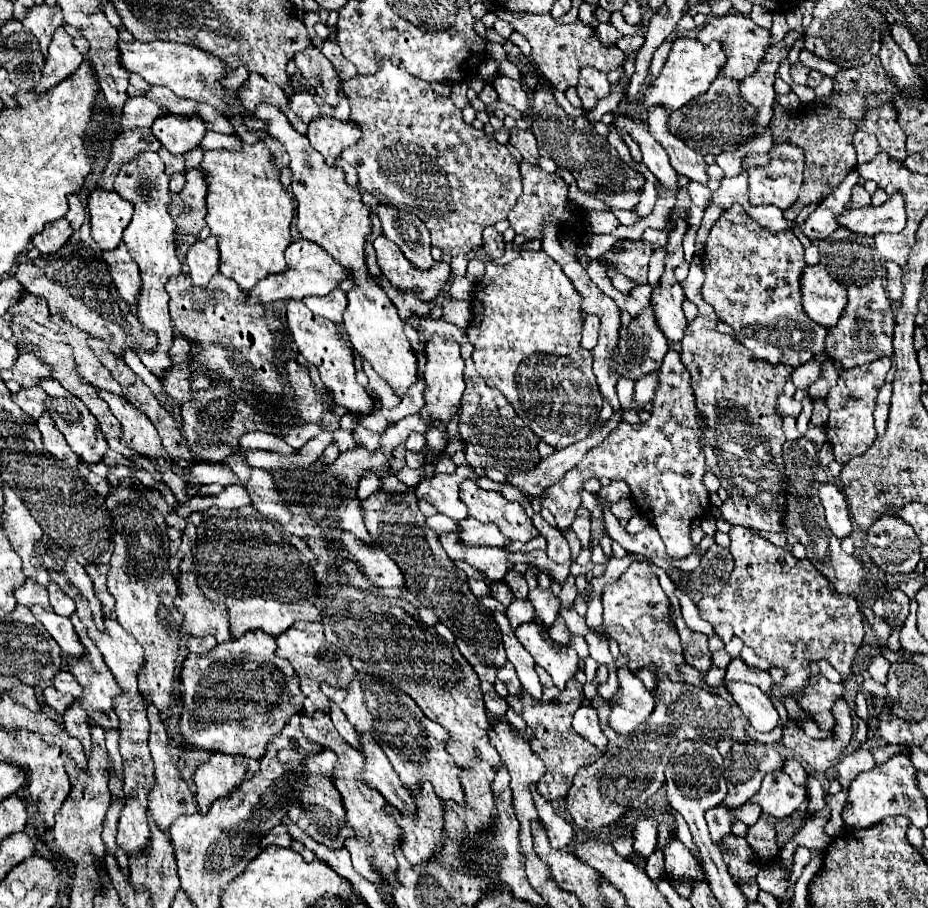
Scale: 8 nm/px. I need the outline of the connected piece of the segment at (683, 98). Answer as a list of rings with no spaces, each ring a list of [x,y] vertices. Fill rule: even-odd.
[[[677,38],[669,50],[669,56],[665,60],[661,74],[647,86],[643,94],[645,108],[659,104],[667,110],[679,110],[695,96],[707,92],[711,82],[717,78],[723,62],[725,62],[725,56],[723,56],[723,48],[719,46],[719,42],[711,42],[703,46],[695,38]]]

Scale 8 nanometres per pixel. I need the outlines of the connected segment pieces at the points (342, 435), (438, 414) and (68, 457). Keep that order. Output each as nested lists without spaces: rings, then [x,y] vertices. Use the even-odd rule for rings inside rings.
[[[335,430],[333,432],[333,442],[337,444],[337,450],[339,452],[347,452],[347,450],[353,450],[355,448],[353,434],[347,432],[347,430]]]
[[[429,336],[425,342],[425,352],[427,352],[427,370],[425,370],[425,382],[427,382],[427,392],[425,392],[425,408],[421,410],[423,420],[427,420],[429,430],[425,434],[427,446],[439,454],[439,450],[445,448],[445,428],[453,414],[459,412],[459,402],[465,390],[463,382],[463,370],[465,362],[461,358],[461,348],[455,340],[443,338],[443,336]]]
[[[43,414],[43,416],[37,420],[37,428],[41,430],[41,438],[43,438],[45,448],[47,448],[53,456],[65,460],[65,462],[67,462],[69,466],[73,466],[73,468],[79,464],[79,458],[77,458],[75,452],[67,446],[65,438],[59,434],[59,430],[55,430],[55,424],[53,424],[53,420],[51,420],[49,414]]]

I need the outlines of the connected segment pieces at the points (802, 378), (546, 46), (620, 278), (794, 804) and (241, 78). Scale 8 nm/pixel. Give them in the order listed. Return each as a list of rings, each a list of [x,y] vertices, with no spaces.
[[[821,354],[821,360],[807,362],[807,366],[799,366],[793,370],[793,383],[797,389],[807,390],[821,374],[823,364],[829,360],[827,354]]]
[[[497,10],[497,16],[501,20],[507,20],[519,34],[523,34],[531,48],[533,48],[533,62],[537,66],[537,70],[541,72],[541,76],[545,76],[553,88],[565,92],[571,86],[577,86],[579,80],[579,70],[583,66],[595,66],[601,72],[609,72],[613,68],[617,68],[625,54],[619,48],[605,48],[599,44],[599,40],[595,38],[595,30],[587,24],[583,24],[581,20],[573,22],[573,24],[557,24],[555,18],[551,18],[551,14],[515,14],[515,12],[507,12],[507,10]]]
[[[603,257],[598,258],[601,260],[600,262],[606,267],[606,273],[611,280],[612,284],[621,292],[629,292],[631,291],[637,284],[628,279],[621,273],[615,272],[613,269],[608,267],[607,261]]]
[[[773,770],[763,778],[761,790],[751,798],[751,802],[761,804],[763,812],[773,818],[787,818],[791,816],[807,798],[807,790],[795,786],[787,772]]]
[[[241,66],[235,74],[231,74],[231,76],[227,76],[227,78],[221,78],[221,84],[223,86],[229,86],[229,88],[241,88],[245,82],[247,82],[247,68],[245,66]]]

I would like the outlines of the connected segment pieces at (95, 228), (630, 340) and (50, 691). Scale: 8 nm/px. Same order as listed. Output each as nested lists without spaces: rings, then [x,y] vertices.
[[[93,190],[89,194],[91,236],[101,250],[115,250],[121,244],[123,230],[131,222],[133,206],[115,192]]]
[[[645,308],[641,310],[631,322],[629,326],[621,326],[619,330],[619,344],[617,344],[617,360],[615,360],[615,372],[617,372],[617,378],[629,378],[629,380],[639,380],[641,376],[645,374],[651,374],[651,372],[657,372],[661,362],[663,362],[663,356],[667,354],[669,350],[669,344],[667,344],[667,338],[665,334],[659,330],[657,322],[655,322],[655,312],[653,308]]]
[[[47,686],[45,692],[43,692],[43,696],[45,696],[45,704],[49,708],[53,708],[55,712],[59,712],[59,714],[63,714],[63,710],[67,710],[67,706],[73,702],[73,698],[69,694],[57,692],[53,686]]]

